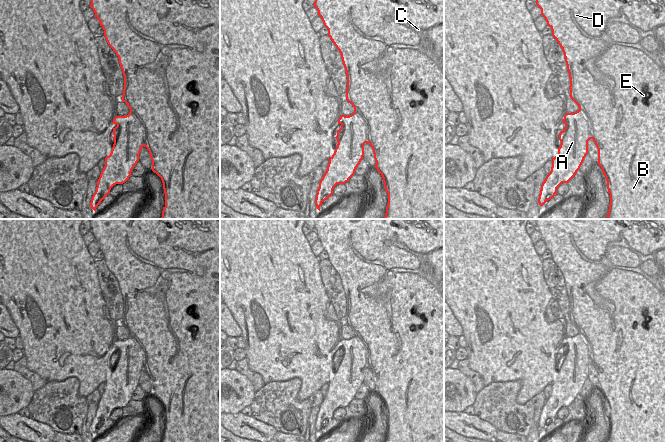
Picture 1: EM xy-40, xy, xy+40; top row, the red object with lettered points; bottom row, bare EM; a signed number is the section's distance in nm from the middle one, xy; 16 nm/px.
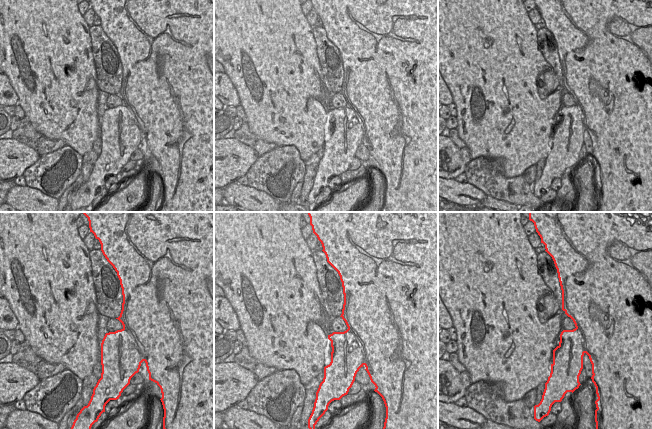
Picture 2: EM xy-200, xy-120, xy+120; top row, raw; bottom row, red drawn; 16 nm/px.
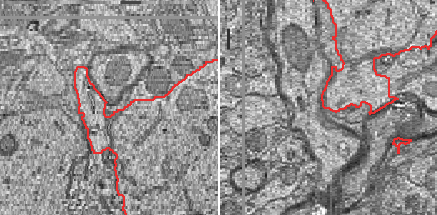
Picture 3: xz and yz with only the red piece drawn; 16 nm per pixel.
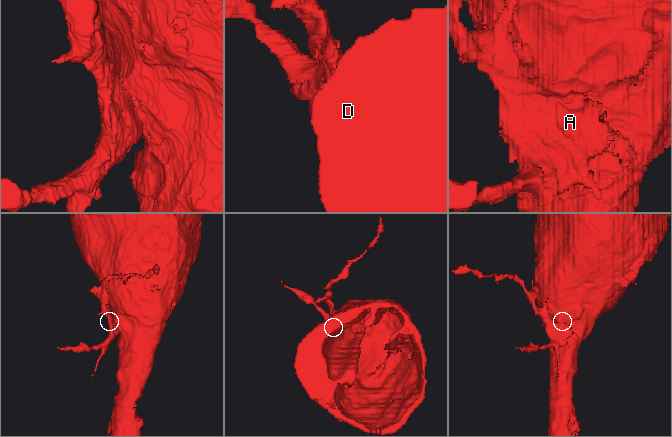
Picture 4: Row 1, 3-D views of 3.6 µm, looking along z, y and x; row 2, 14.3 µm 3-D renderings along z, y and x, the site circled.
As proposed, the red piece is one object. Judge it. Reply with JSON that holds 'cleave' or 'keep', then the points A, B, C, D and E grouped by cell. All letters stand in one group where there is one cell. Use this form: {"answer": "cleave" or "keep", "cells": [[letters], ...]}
{"answer": "cleave", "cells": [["A"], ["B", "C", "D", "E"]]}

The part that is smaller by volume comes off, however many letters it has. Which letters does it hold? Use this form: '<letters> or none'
A

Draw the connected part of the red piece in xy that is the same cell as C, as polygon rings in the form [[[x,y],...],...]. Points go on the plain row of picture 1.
[[[313,219],[328,260],[339,274],[347,299],[346,324],[368,349],[368,366],[381,398],[388,428],[384,442],[444,442],[444,219]]]

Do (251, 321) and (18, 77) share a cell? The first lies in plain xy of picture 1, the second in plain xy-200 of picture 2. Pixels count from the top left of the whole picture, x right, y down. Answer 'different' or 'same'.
same

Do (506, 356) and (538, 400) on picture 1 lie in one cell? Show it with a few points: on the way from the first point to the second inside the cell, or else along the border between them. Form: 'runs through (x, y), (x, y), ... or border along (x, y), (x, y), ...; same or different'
border along (542, 390), (530, 399); different

